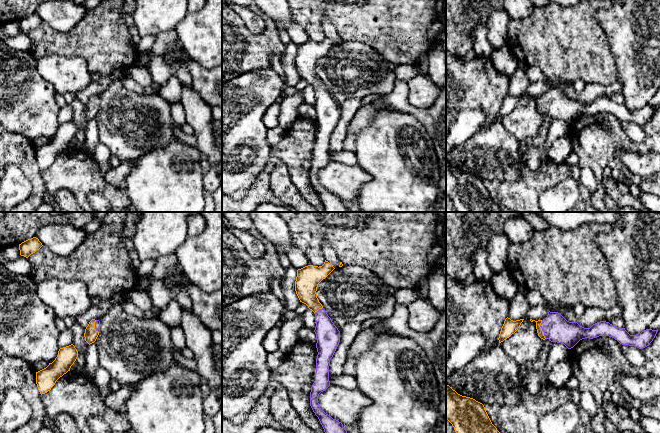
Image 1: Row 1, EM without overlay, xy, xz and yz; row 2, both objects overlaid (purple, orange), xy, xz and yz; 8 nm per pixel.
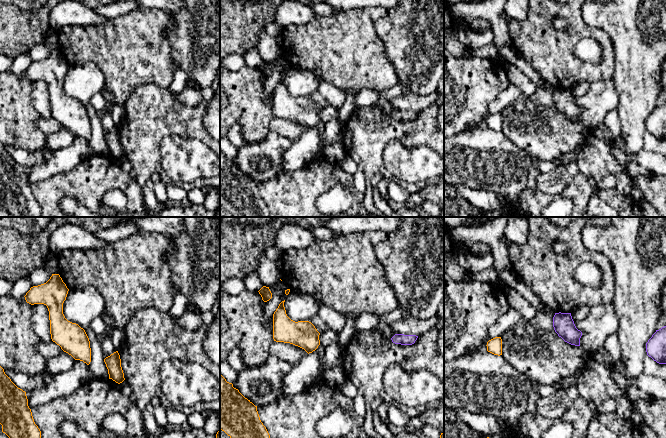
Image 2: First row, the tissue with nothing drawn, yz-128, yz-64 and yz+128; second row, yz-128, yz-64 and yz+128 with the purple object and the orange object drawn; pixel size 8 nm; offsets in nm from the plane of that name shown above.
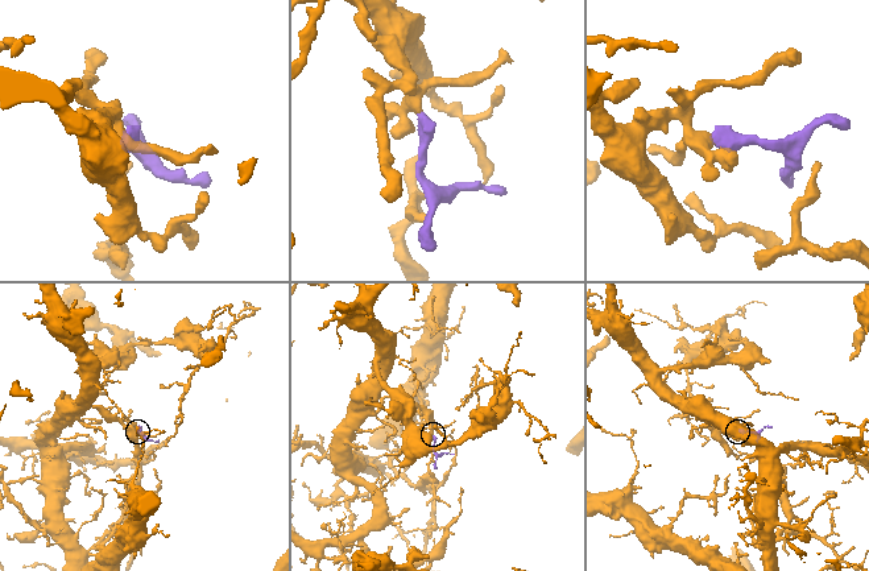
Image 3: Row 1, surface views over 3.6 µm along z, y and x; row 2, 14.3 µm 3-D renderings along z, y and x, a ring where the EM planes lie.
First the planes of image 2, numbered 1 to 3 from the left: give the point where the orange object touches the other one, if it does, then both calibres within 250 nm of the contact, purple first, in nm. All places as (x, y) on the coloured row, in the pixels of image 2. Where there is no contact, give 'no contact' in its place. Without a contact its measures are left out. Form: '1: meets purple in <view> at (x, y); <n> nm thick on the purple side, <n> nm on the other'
1: no contact
2: no contact
3: no contact

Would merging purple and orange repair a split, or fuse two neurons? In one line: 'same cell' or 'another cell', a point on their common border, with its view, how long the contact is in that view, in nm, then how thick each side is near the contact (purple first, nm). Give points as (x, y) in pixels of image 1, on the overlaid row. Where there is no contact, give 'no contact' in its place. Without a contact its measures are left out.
same cell; contact yz (542, 329); length 160 nm; calibres 220 and 50 nm

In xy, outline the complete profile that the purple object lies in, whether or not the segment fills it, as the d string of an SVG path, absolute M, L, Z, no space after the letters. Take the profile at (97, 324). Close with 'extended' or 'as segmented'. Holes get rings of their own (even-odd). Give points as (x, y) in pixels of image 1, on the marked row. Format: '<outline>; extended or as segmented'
M92 319L85 329L84 337L85 341L90 345L94 343L99 335L100 321Z; extended

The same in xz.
M325 260L322 266L308 265L297 270L295 291L300 302L306 304L315 314L316 327L316 373L310 392L310 406L318 417L325 433L347 433L343 424L321 410L318 396L330 386L329 366L339 342L340 331L334 325L317 298L318 284L335 268Z; extended

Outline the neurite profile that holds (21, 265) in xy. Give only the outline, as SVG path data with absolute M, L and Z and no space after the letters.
M0 248L0 265L4 266L7 270L14 274L20 274L20 275L30 275L32 271L32 265L29 262L28 258L24 256L19 256L17 259L14 260L2 260L3 250Z

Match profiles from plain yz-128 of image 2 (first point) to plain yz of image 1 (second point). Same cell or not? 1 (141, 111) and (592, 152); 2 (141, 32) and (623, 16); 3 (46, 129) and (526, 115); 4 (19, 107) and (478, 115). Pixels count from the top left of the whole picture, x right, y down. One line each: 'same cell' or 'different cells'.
1: same cell
2: different cells
3: same cell
4: different cells

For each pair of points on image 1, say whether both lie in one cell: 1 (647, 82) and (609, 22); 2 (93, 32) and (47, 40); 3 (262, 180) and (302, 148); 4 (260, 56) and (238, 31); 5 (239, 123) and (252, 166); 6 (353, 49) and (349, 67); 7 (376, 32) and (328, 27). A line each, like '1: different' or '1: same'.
1: same
2: same
3: same
4: same
5: same
6: same
7: different

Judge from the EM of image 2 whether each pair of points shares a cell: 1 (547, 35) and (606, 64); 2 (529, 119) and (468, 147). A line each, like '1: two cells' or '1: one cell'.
1: one cell
2: two cells

